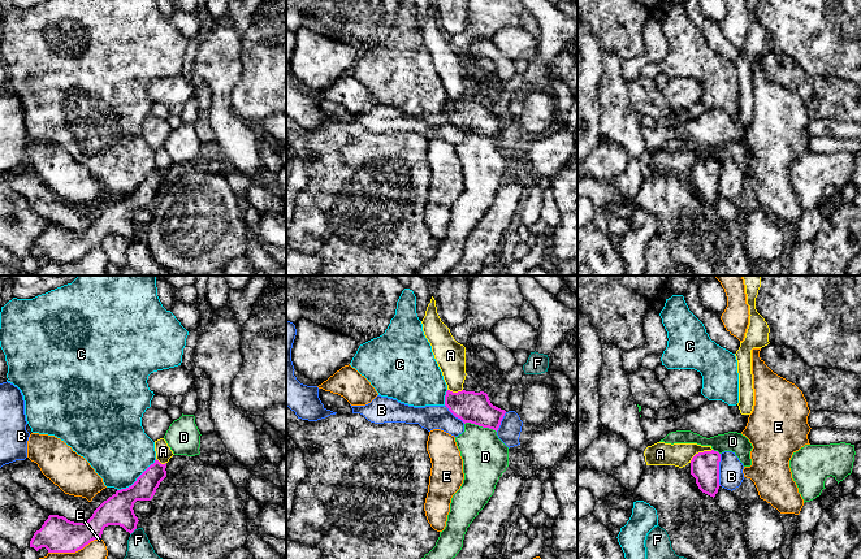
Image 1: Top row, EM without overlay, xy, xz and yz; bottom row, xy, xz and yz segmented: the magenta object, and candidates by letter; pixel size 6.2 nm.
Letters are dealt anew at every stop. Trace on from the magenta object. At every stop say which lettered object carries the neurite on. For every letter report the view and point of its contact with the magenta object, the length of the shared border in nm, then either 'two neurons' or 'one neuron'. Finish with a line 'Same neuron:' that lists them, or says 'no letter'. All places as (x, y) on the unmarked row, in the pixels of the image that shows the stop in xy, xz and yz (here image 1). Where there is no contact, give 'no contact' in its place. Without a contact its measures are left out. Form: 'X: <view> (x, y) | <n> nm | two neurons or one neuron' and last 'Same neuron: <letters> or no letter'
A: yz (700, 161) | 170 nm | two neurons
B: yz (718, 178) | 200 nm | two neurons
C: xy (137, 187) | 320 nm | two neurons
D: xz (480, 134) | 200 nm | two neurons
E: xy (74, 260) | 340 nm | two neurons
F: xy (133, 239) | 60 nm | two neurons
Same neuron: no letter

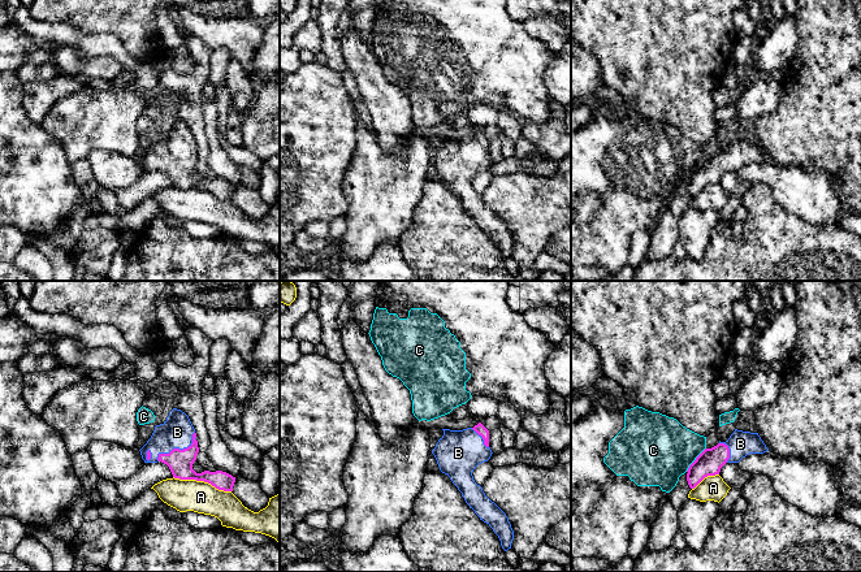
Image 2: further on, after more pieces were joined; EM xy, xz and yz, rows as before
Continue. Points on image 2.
A: xy (202, 189) | 380 nm | two neurons
B: xy (178, 157) | 300 nm | one neuron
C: yz (696, 168) | 200 nm | two neurons
Same neuron: B

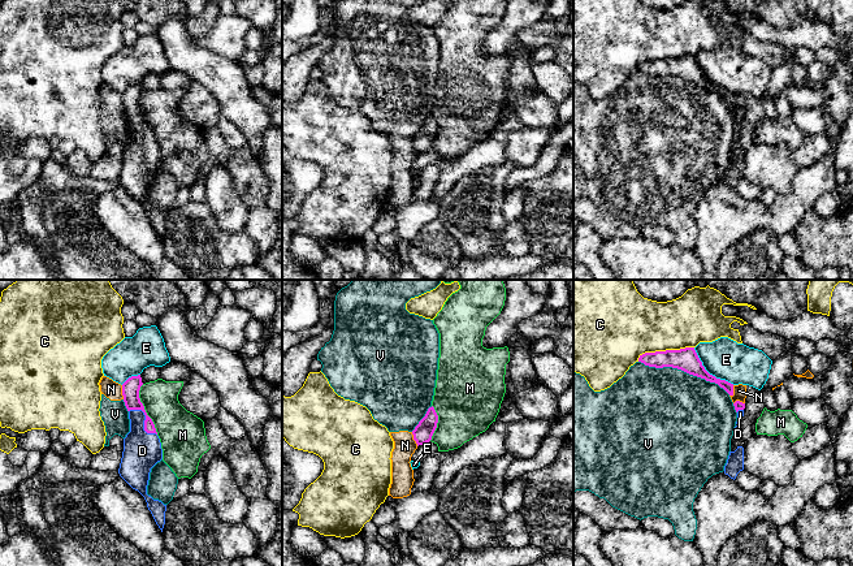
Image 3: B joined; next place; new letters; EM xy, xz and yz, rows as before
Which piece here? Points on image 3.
C: yz (666, 59) | 360 nm | two neurons
D: xy (144, 129) | 240 nm | one neuron
E: yz (708, 81) | 340 nm | two neurons
M: xy (143, 117) | 320 nm | two neurons
N: xy (122, 100) | 90 nm | two neurons
V: yz (684, 80) | 600 nm | two neurons
Same neuron: D

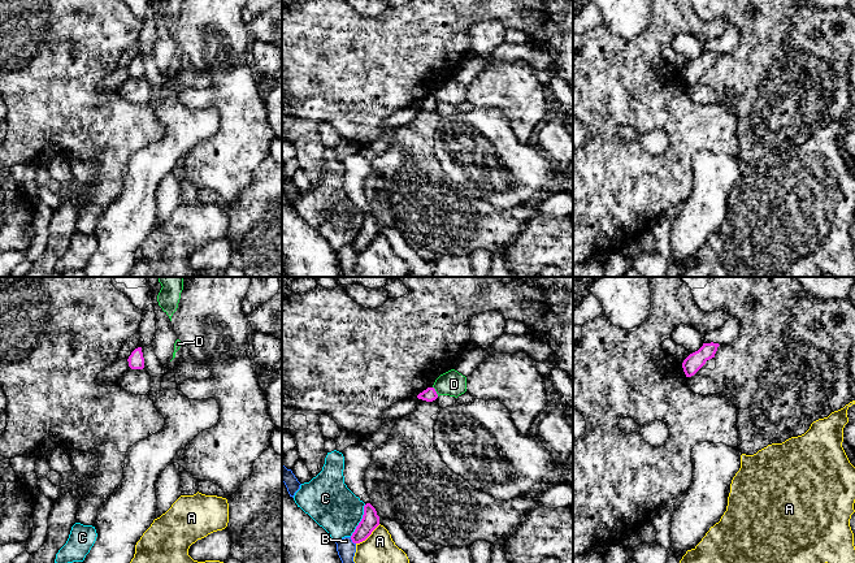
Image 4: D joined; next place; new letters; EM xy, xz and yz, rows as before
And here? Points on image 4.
A: xz (368, 245) | 200 nm | two neurons
B: xz (352, 250) | 60 nm | two neurons
C: xz (361, 229) | 220 nm | two neurons
D: xz (435, 100) | 70 nm | two neurons
Same neuron: no letter

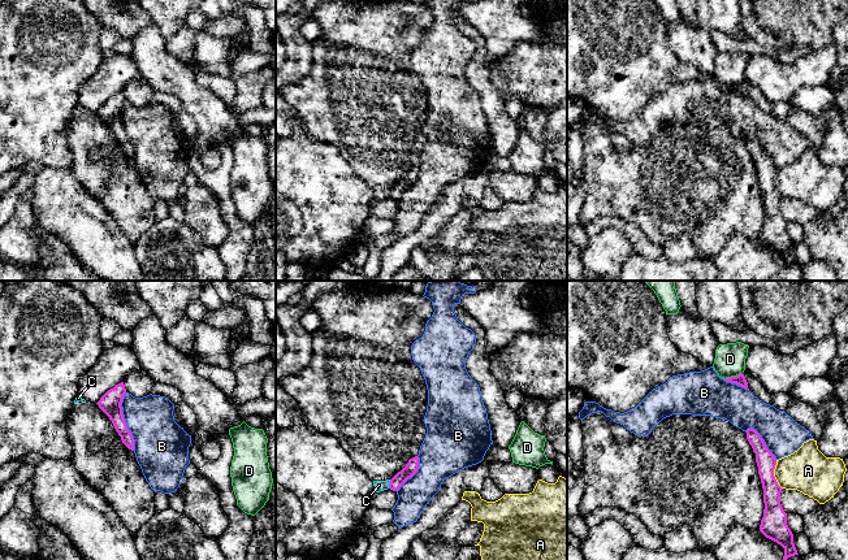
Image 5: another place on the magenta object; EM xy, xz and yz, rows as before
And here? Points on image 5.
A: yz (773, 183) | 190 nm | two neurons
B: xy (124, 130) | 360 nm | two neurons
C: xz (389, 192) | 60 nm | two neurons
D: yz (732, 86) | 120 nm | two neurons
Same neuron: no letter

